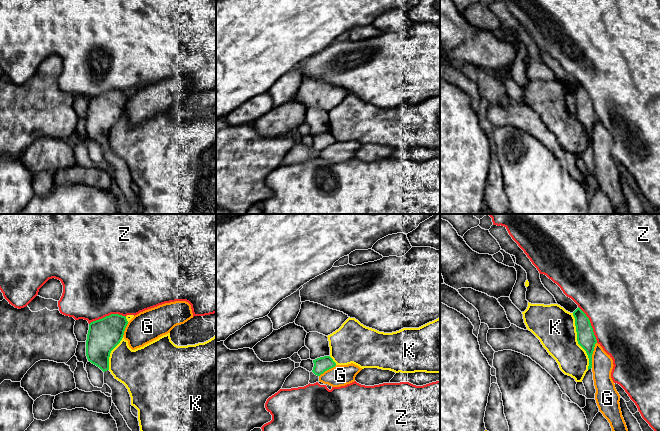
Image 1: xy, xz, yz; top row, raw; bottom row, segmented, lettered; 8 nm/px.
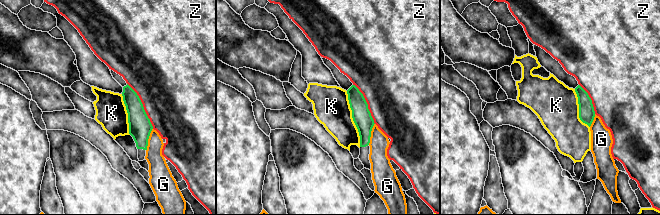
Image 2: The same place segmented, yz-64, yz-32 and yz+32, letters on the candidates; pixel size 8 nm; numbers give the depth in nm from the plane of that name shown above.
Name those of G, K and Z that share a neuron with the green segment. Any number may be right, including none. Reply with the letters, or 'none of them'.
none of them

